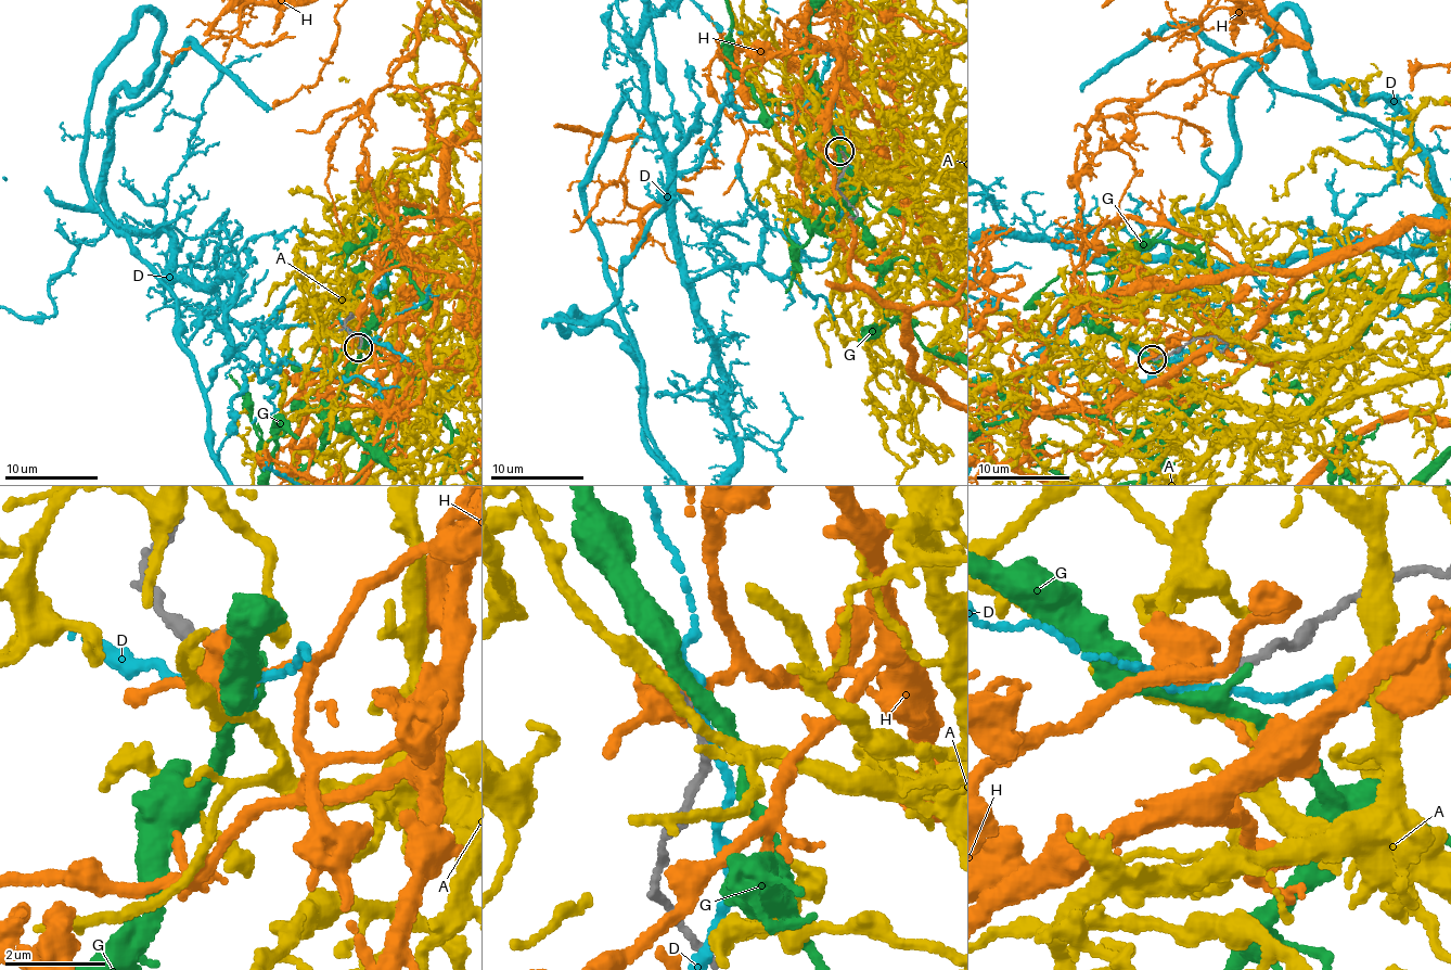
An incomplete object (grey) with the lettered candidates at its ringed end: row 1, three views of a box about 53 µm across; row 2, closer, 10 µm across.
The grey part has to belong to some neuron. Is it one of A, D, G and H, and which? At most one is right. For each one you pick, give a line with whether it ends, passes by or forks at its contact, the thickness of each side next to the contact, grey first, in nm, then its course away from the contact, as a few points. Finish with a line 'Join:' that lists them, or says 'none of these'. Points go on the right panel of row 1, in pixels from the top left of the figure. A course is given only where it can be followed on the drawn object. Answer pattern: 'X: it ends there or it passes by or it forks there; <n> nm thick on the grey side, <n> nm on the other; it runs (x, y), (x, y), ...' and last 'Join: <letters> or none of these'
A: it passes by; 150 nm thick on the grey side, 240 nm on the other
Join: A

